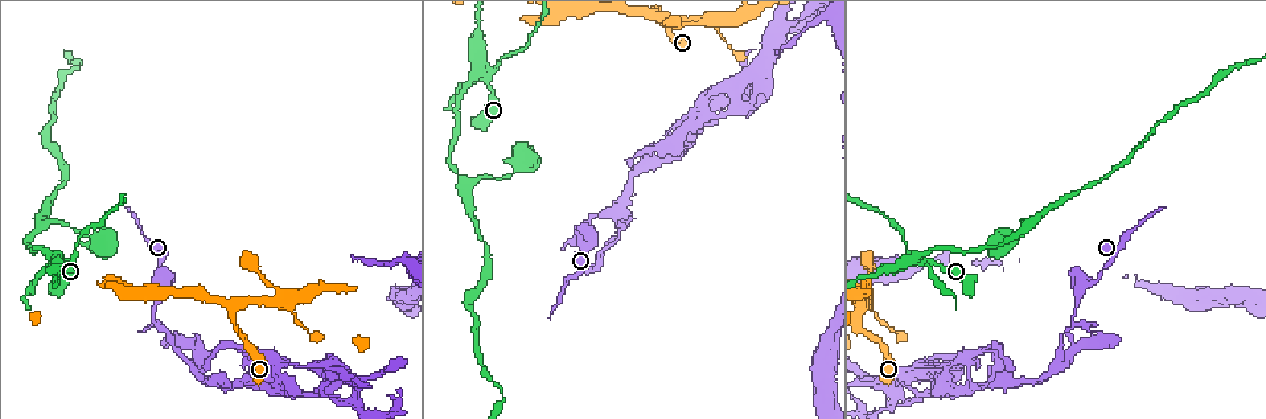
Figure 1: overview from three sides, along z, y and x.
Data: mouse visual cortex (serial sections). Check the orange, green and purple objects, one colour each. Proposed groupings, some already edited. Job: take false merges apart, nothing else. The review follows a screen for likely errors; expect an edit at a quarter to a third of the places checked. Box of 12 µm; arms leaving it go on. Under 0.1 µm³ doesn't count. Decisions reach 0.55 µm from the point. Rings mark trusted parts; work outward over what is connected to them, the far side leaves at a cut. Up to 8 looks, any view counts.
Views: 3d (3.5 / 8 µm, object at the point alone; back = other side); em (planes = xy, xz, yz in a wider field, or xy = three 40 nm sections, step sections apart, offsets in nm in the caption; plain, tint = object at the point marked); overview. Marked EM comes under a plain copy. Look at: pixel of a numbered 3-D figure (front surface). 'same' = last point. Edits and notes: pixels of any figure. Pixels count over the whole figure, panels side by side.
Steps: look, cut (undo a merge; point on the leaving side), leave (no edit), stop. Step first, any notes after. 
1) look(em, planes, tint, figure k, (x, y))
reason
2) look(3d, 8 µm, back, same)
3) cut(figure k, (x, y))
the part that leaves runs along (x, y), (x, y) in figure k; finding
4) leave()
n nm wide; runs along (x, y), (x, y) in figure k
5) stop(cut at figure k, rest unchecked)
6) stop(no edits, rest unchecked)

look(3d, 3.5 µm, figure 1, (479, 73))
sharp bend

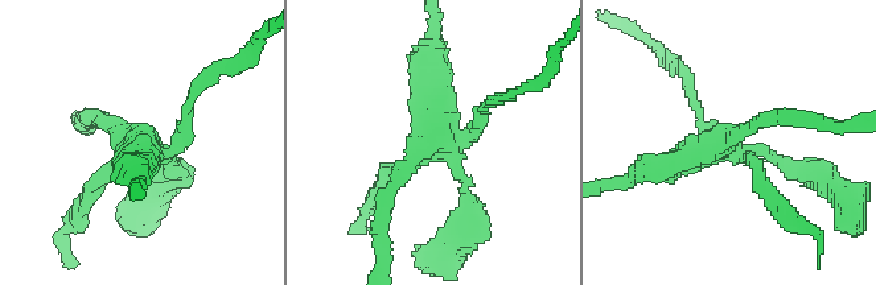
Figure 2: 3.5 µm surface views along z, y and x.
look(em, xy, step 1, tint, figure 2, (141, 144))
need the tissue

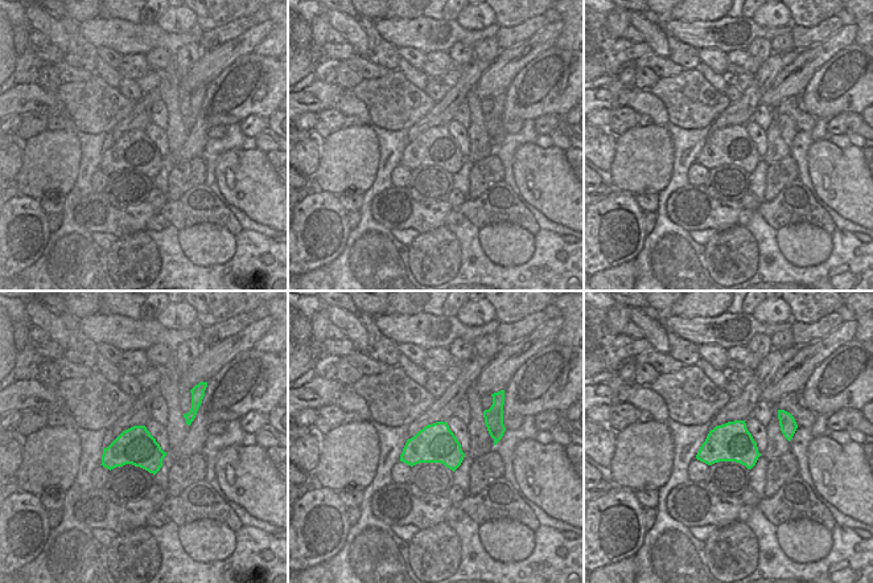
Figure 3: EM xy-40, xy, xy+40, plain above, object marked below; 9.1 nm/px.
look(em, xy, step 5, tint, same)

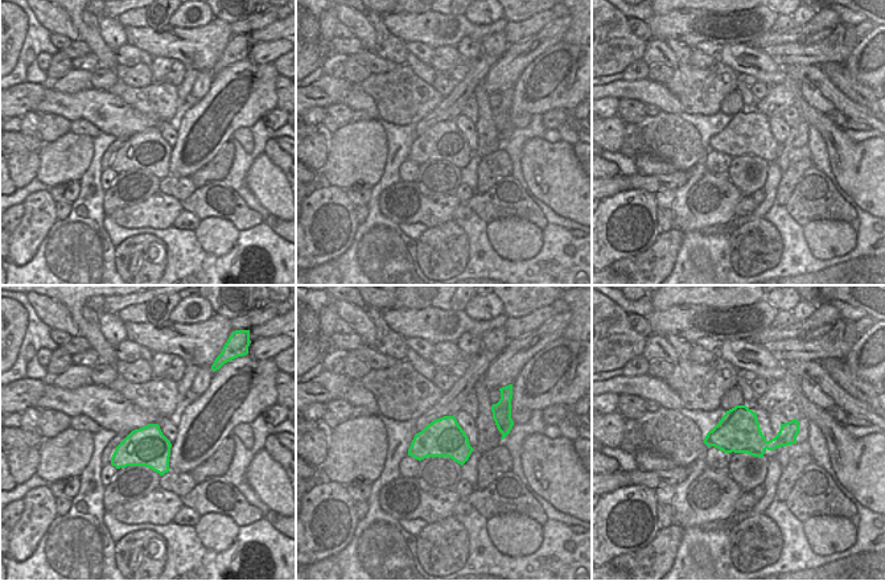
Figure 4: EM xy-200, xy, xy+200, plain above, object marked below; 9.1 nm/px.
cut(figure 2, (699, 112))
the part that leaves runs along (167, 153), (190, 96), (231, 63) in figure 2; a second cell is stuck on

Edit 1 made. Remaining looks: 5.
look(overview)

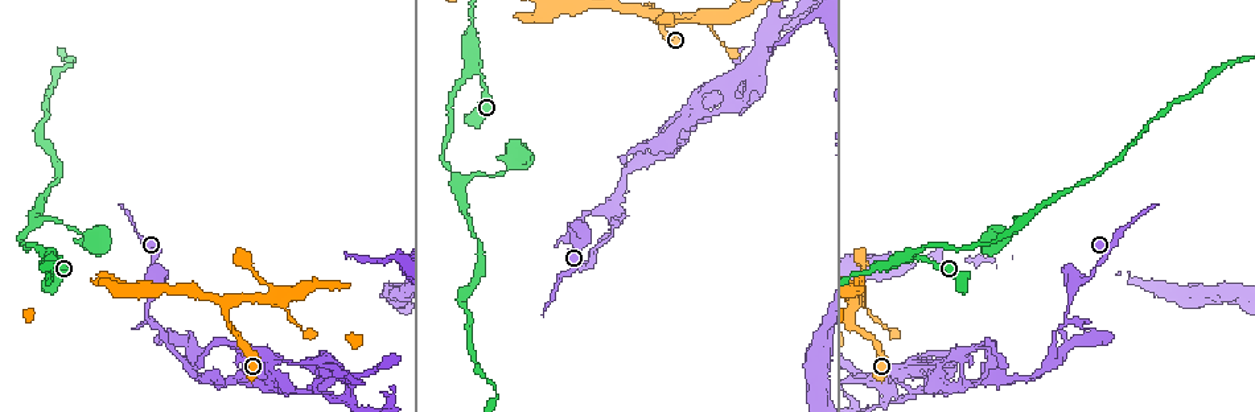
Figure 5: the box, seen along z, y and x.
look(3d, 3.5 µm, figure 5, (270, 286))
abrupt turn

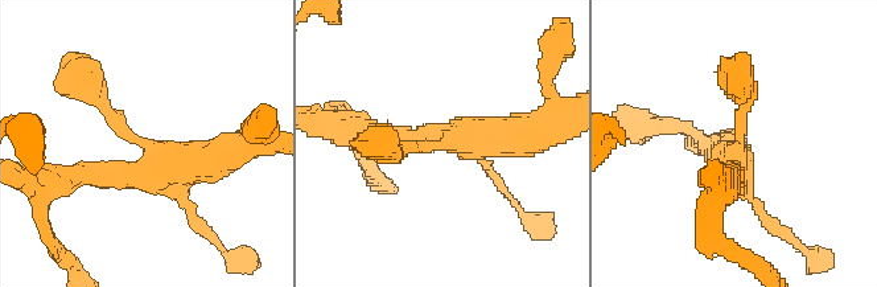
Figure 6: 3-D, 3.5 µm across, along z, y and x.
look(em, xy, step 1, tint, figure 6, (149, 146))
now the EM

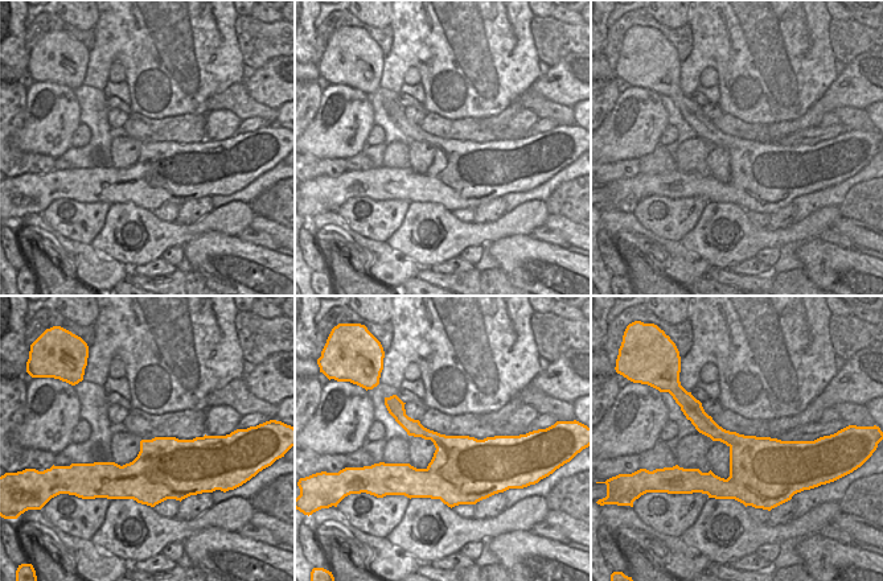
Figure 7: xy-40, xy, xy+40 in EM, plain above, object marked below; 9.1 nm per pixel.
look(em, xy, step 2, tint, same)

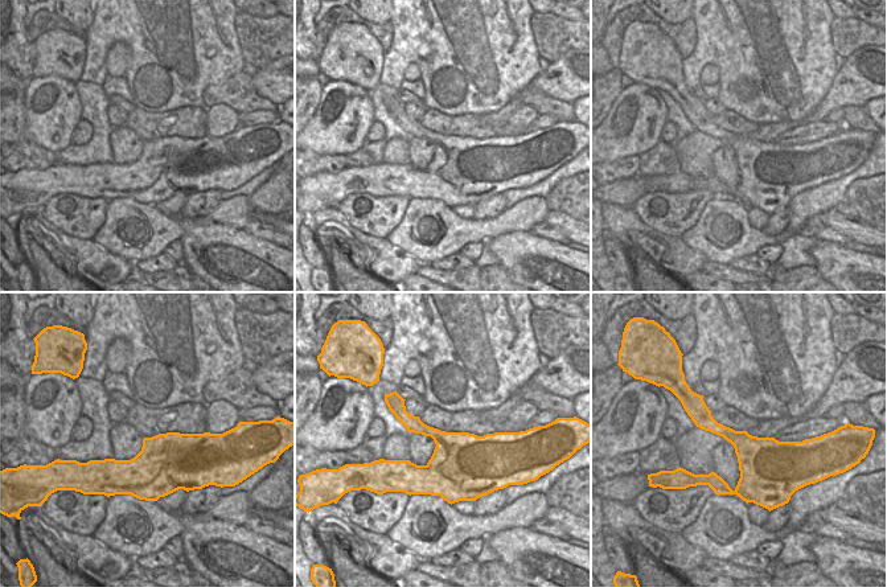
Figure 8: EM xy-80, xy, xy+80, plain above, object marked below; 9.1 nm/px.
leave()
runs along (101, 175), (165, 167), (89, 86) in figure 6; one cell here

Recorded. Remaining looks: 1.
stop(cut at figure 2, rest unchecked)

